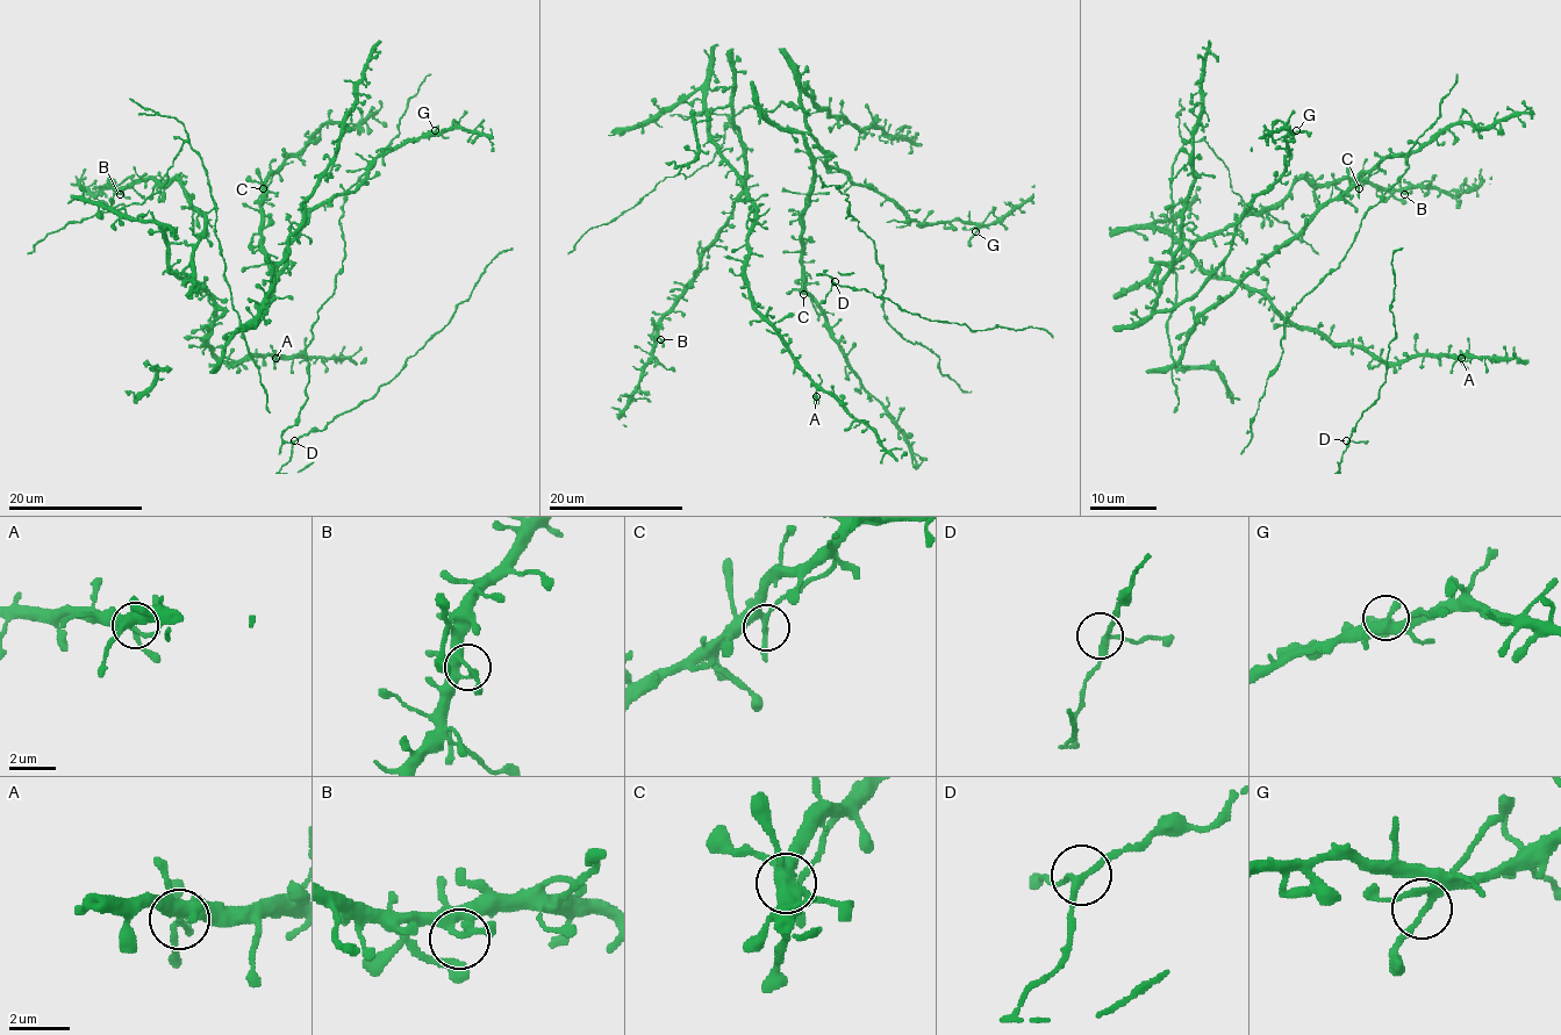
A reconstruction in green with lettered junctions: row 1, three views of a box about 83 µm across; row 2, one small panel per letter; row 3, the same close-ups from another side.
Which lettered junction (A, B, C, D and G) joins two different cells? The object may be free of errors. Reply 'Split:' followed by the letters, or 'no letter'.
Split: C

